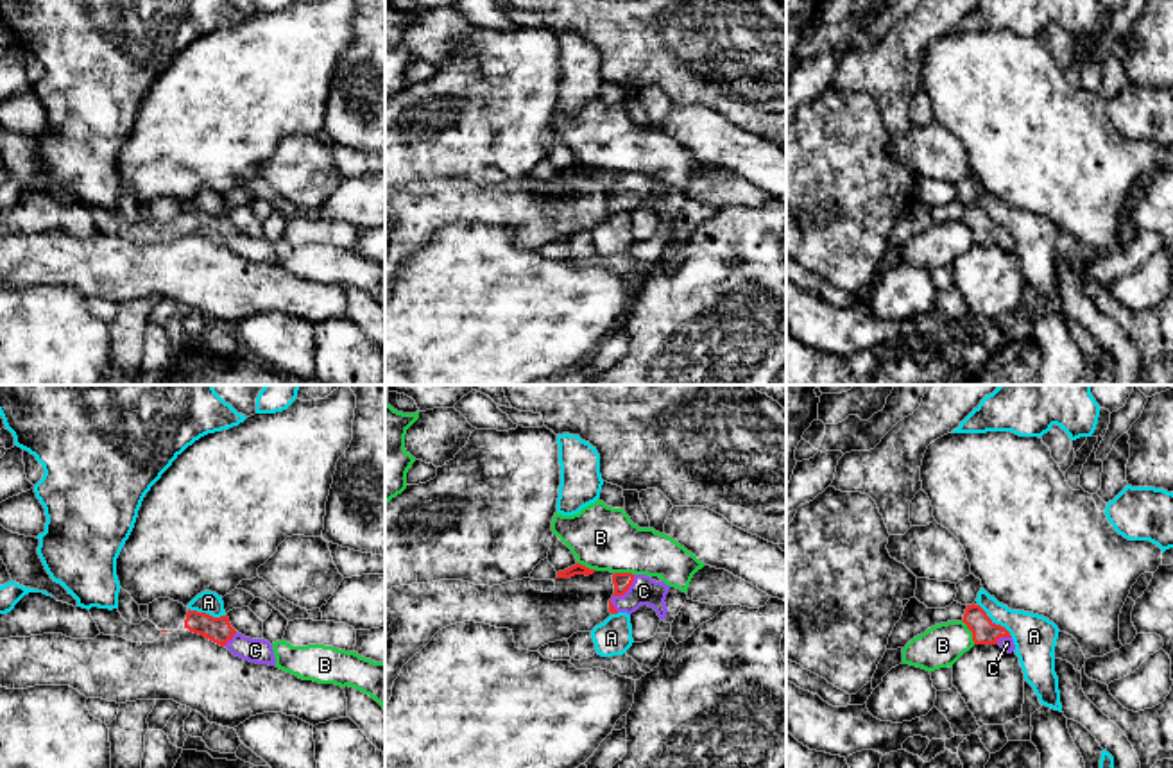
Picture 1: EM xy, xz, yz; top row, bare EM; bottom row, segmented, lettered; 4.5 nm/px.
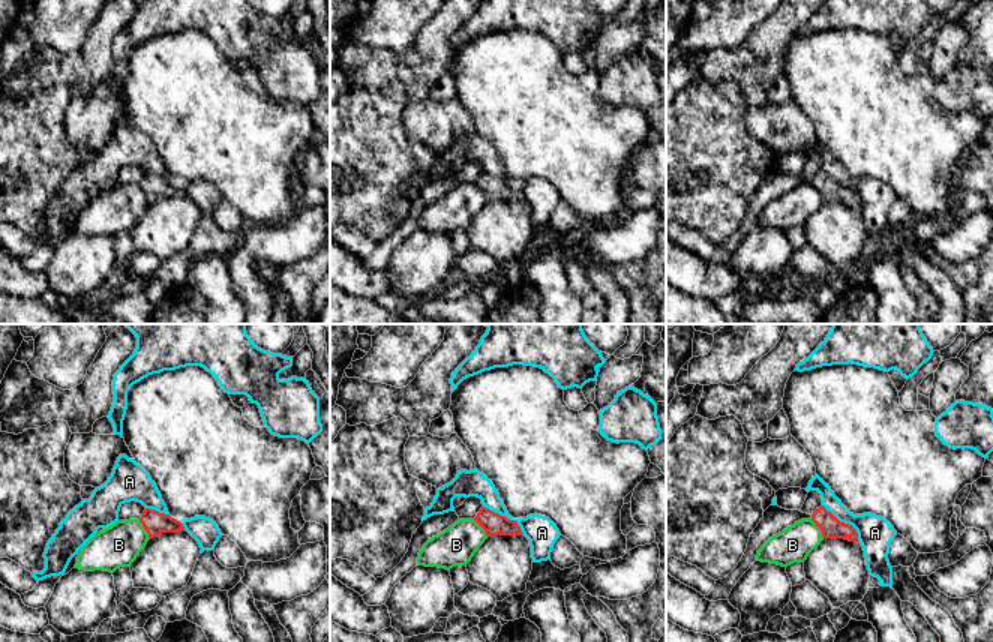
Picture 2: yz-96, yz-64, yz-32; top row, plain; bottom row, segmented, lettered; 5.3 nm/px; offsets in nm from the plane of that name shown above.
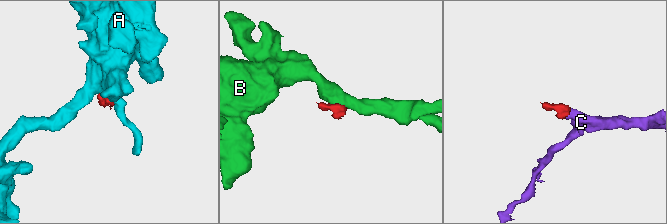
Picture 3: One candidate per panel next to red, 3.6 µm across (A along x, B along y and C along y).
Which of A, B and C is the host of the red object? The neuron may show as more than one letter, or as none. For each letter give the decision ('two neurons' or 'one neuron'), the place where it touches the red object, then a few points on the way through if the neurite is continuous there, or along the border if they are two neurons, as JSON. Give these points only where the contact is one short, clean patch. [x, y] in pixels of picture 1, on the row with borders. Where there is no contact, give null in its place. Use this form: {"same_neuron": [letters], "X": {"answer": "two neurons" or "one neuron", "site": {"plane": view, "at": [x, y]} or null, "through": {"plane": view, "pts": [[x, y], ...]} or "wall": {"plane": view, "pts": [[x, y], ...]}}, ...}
{"same_neuron": ["C"], "A": {"answer": "two neurons", "site": {"plane": "yz", "at": [994, 623]}, "wall": {"plane": "yz", "pts": [[978, 604], [1012, 636]]}}, "B": {"answer": "two neurons", "site": {"plane": "yz", "at": [971, 631]}, "wall": {"plane": "yz", "pts": [[962, 620], [975, 643]]}}, "C": {"answer": "one neuron", "site": {"plane": "xz", "at": [620, 595]}, "through": {"plane": "xz", "pts": [[622, 580], [620, 595], [643, 591]]}}}

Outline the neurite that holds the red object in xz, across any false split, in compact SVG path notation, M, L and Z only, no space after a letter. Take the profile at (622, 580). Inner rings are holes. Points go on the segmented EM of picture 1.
M614 573L614 594L609 600L609 612L636 612L641 605L652 607L661 619L666 618L666 594L670 585L655 582L646 575Z

